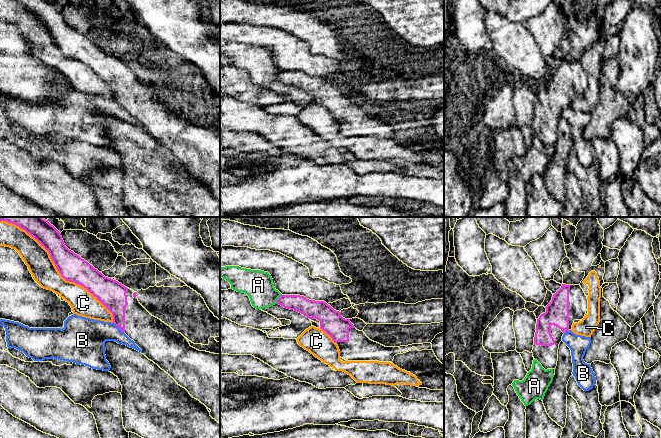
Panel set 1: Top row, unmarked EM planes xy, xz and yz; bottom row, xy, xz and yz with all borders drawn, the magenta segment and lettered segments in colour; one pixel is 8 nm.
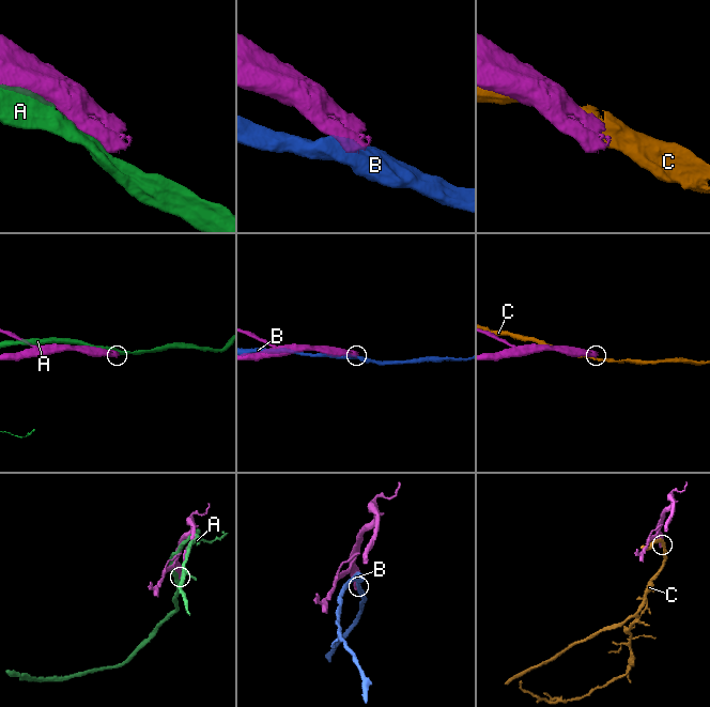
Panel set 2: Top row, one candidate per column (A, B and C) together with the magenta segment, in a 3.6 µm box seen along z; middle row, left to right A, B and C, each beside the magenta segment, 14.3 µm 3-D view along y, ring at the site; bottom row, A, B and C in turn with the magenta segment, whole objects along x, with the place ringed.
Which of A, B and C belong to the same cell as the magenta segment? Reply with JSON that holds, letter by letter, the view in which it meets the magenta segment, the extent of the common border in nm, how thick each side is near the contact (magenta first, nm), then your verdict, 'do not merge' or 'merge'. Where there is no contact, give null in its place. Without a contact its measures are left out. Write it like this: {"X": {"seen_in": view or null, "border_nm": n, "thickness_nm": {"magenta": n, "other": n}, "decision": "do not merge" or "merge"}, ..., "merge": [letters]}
{"A": {"seen_in": "xz", "border_nm": 90, "thickness_nm": {"magenta": 140, "other": 240}, "decision": "do not merge"}, "B": {"seen_in": "xy", "border_nm": 120, "thickness_nm": {"magenta": 200, "other": 280}, "decision": "do not merge"}, "C": {"seen_in": "xy", "border_nm": 1100, "thickness_nm": {"magenta": 220, "other": 200}, "decision": "do not merge"}, "merge": []}

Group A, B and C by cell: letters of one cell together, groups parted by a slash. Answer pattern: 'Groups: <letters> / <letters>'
Groups: A / B / C

